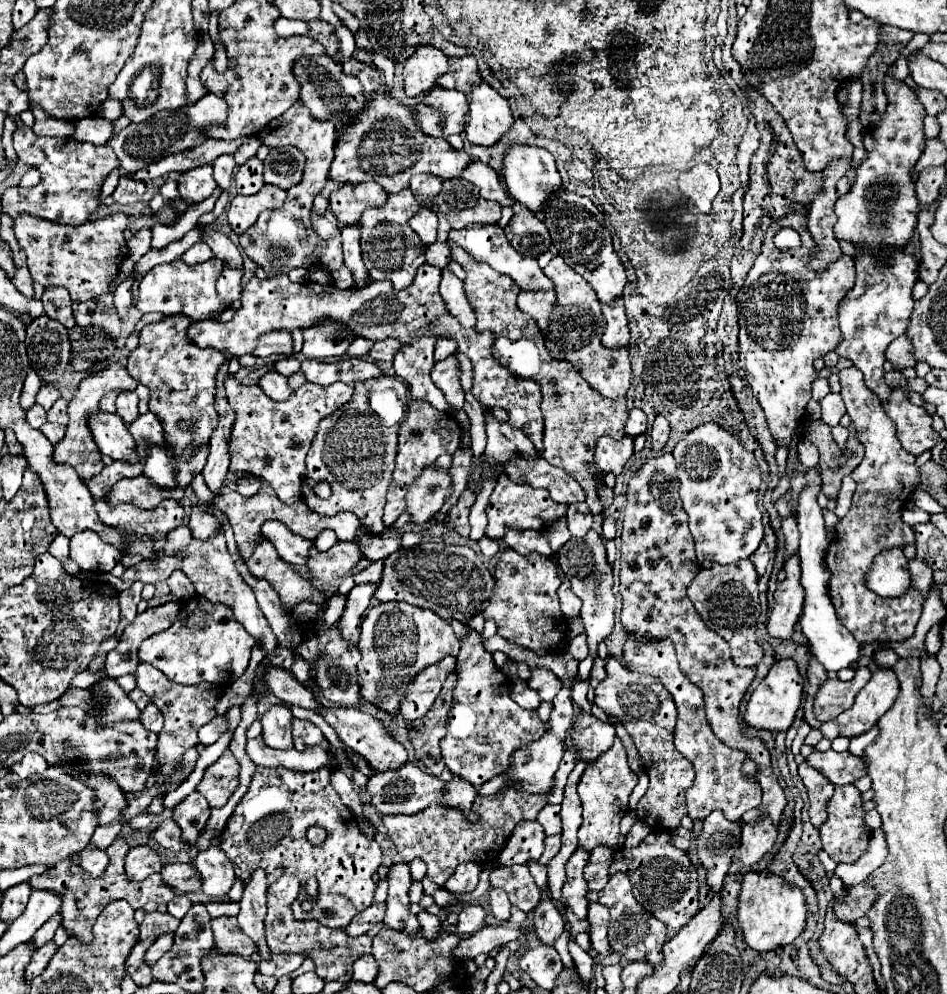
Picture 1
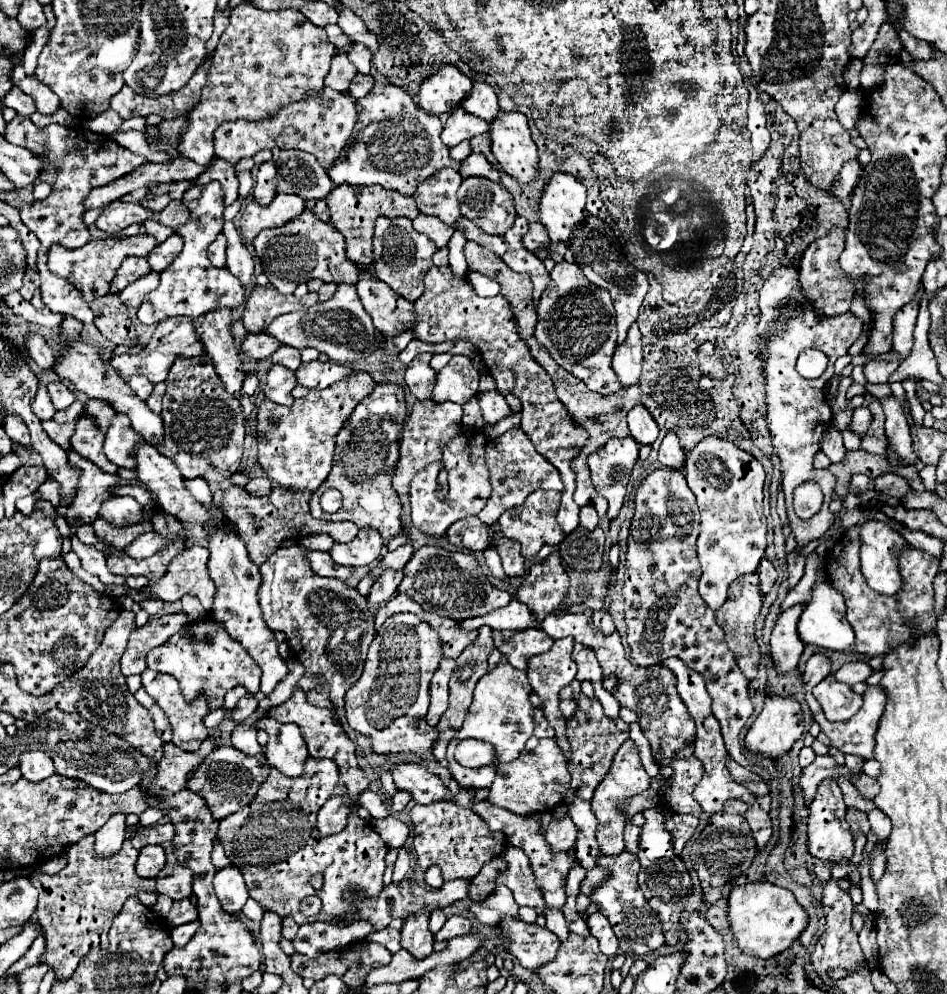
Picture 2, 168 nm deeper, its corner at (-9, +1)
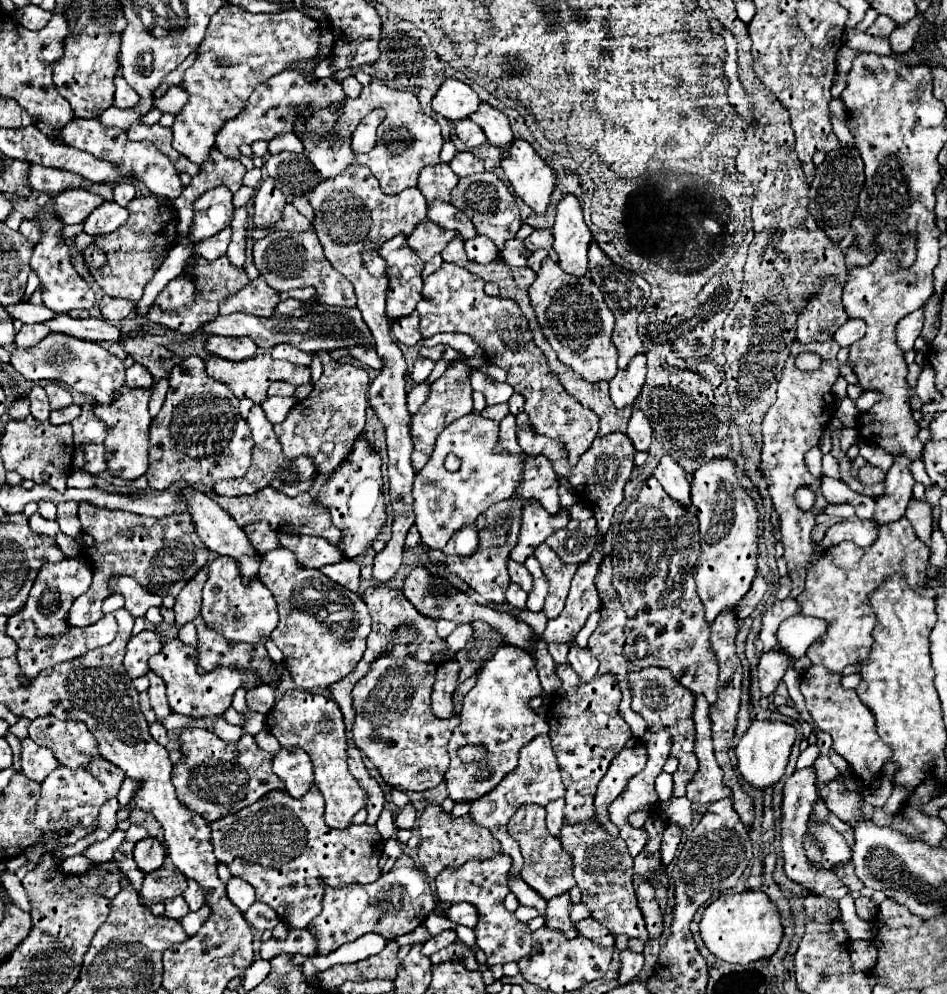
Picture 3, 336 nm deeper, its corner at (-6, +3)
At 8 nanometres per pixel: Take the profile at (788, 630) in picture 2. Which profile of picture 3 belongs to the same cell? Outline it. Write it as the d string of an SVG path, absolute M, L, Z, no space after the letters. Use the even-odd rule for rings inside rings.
M769 650L761 654L759 660L759 682L761 682L761 694L769 696L773 694L775 686L779 684L779 680L783 678L783 674L787 672L787 668L791 666L793 658L789 658L783 650Z

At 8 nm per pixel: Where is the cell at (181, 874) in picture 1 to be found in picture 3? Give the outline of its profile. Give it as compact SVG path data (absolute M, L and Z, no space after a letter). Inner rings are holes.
M159 868L155 872L145 874L143 888L139 892L143 904L151 906L155 902L165 902L173 896L181 896L187 888L187 878L179 870Z

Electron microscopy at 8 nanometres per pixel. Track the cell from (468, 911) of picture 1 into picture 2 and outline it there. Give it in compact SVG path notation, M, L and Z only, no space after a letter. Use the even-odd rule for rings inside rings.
M452 916L452 918L446 920L446 924L442 926L442 930L434 934L434 940L452 940L456 936L468 934L470 928L472 928L470 918L466 918L466 916Z

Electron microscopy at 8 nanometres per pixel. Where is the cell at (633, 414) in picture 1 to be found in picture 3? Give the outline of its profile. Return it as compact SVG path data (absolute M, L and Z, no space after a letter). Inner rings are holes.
M633 410L631 418L629 418L629 426L627 426L627 436L631 438L635 450L649 450L653 434L651 434L649 420L645 418L645 414L641 410Z

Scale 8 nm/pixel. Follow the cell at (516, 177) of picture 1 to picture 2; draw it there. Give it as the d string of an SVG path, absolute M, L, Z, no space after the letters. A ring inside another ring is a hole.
M554 174L544 186L540 200L540 222L546 226L552 242L570 244L574 232L584 224L586 212L586 186L570 174Z

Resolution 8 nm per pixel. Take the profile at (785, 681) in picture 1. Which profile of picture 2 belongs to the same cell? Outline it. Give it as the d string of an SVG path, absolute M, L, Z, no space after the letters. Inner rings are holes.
M766 696L764 702L764 710L760 712L760 716L754 720L754 724L750 726L748 734L746 734L746 750L756 754L756 756L764 756L770 760L778 760L784 754L790 752L792 744L802 736L804 726L802 726L802 712L800 712L800 704L796 698L772 698Z

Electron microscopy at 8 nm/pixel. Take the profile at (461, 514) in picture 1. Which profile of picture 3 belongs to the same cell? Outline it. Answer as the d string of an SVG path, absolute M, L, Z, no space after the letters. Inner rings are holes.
M465 526L459 532L455 532L451 538L451 544L443 548L445 554L461 554L461 556L471 556L475 550L477 550L475 526Z

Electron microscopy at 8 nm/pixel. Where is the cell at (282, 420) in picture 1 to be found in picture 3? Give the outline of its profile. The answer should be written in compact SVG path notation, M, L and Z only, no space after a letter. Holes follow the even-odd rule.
M319 352L317 356L321 358L323 374L313 384L313 392L305 400L295 402L287 418L273 428L287 460L295 460L297 456L305 454L313 460L319 474L329 476L345 460L353 448L353 440L365 426L369 374L361 366L331 360L329 352Z

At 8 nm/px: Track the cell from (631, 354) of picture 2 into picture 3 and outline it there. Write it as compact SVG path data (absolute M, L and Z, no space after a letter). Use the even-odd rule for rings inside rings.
M635 354L629 366L619 370L615 378L609 382L613 404L617 408L623 408L625 404L633 404L641 392L643 382L645 382L645 356Z

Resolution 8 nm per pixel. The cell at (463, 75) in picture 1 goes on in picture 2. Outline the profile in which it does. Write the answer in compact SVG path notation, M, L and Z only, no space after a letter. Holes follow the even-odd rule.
M474 82L472 92L470 92L468 98L462 102L462 108L464 108L468 114L474 114L474 116L486 120L488 124L490 124L492 118L496 118L496 114L500 112L496 92L494 92L492 86L488 86L486 82Z

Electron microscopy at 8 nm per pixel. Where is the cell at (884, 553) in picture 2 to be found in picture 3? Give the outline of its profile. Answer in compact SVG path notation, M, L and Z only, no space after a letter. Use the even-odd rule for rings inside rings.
M851 516L851 518L845 518L845 520L833 524L827 530L827 534L819 546L823 550L827 550L829 546L835 546L843 541L851 541L855 542L859 548L869 548L877 540L877 534L879 534L877 522Z

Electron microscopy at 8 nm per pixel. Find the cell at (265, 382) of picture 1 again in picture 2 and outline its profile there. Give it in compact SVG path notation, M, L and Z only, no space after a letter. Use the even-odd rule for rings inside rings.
M274 364L272 370L268 372L268 382L264 386L264 396L276 404L292 404L294 402L294 396L292 396L292 390L296 386L296 378L294 378L294 372L280 366L280 364Z

